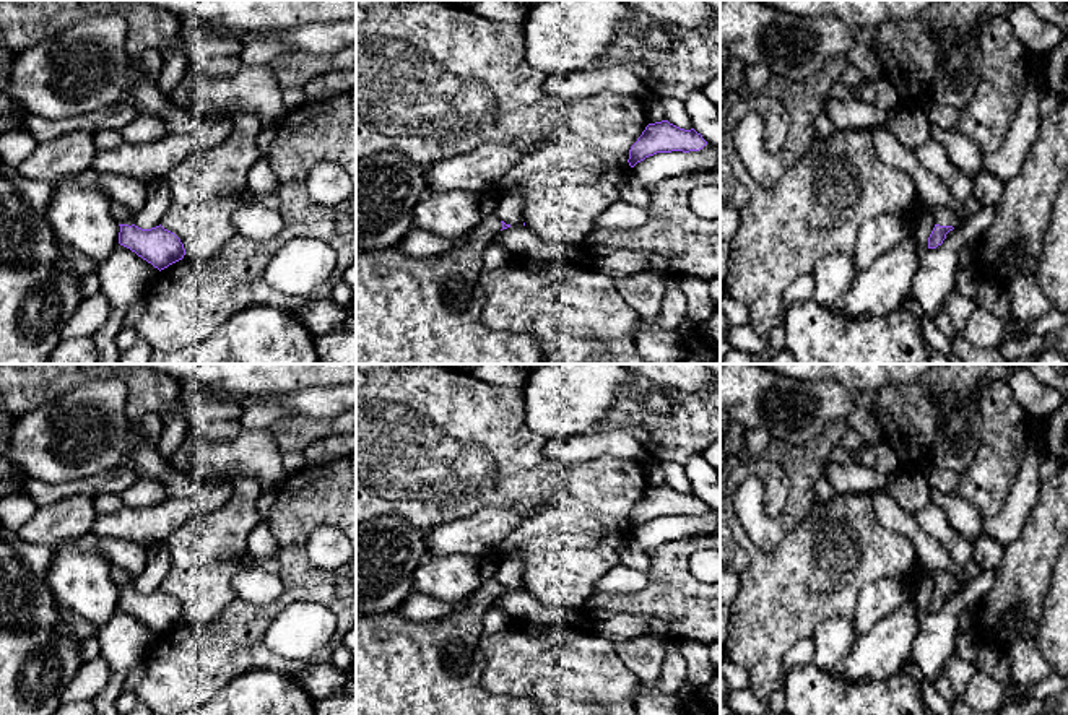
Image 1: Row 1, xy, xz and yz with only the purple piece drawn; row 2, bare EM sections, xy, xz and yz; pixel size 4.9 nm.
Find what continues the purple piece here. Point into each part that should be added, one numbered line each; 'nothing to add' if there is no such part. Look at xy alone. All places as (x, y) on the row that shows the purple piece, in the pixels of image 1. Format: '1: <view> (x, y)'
1: xy (122, 215)

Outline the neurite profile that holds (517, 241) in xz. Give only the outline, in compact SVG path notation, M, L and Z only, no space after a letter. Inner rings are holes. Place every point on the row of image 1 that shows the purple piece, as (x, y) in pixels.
M510 226L499 231L494 239L512 255L545 262L572 262L595 268L597 258L585 249L567 244L546 242L528 231L525 226Z

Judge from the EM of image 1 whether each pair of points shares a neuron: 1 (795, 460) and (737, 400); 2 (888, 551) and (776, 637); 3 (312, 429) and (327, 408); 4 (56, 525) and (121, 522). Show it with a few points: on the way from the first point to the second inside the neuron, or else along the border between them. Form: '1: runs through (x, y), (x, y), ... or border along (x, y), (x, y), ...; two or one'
1: border along (772, 437), (797, 444), (813, 439); two
2: runs through (860, 576), (841, 593), (818, 600), (803, 615); one
3: border along (295, 413), (316, 418), (334, 418), (338, 415); two
4: border along (96, 514), (91, 530); two

